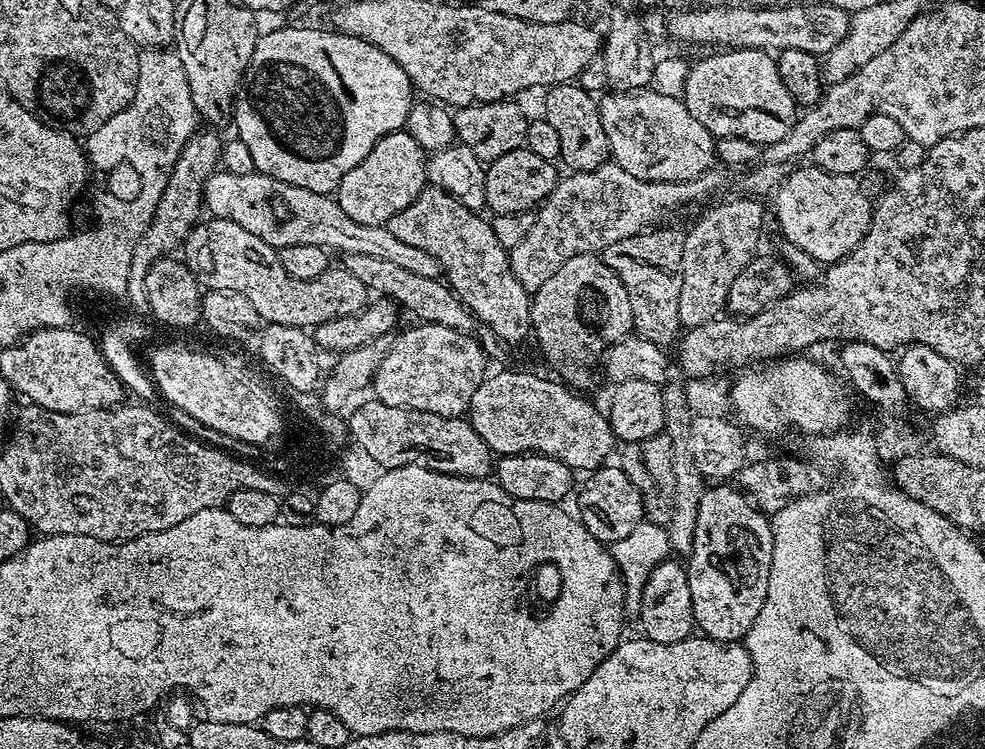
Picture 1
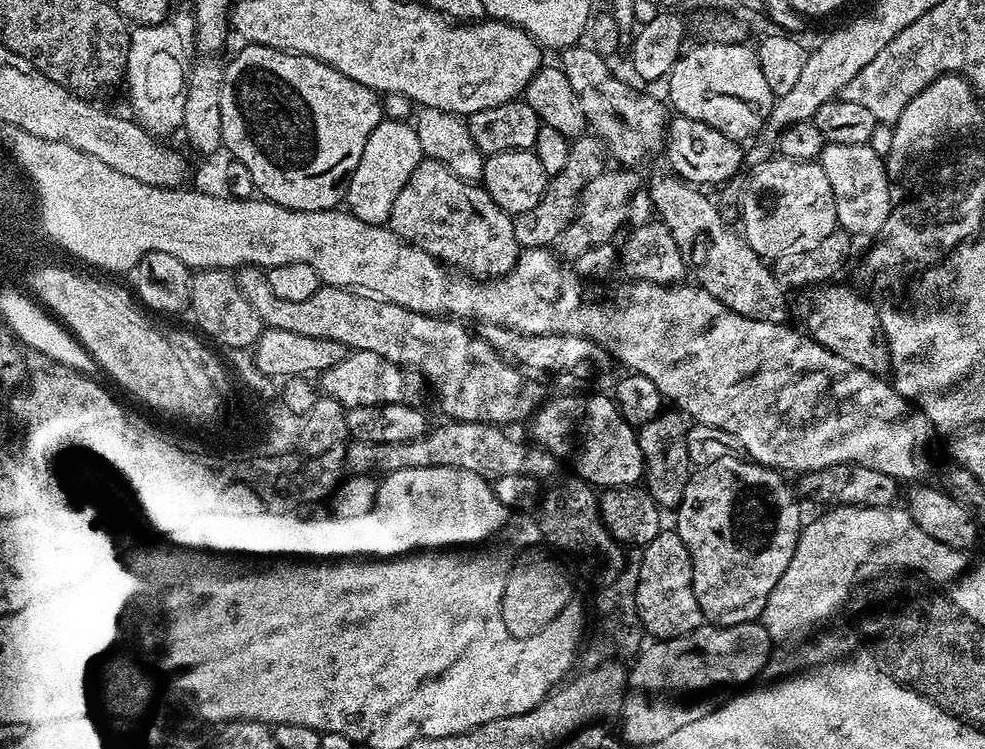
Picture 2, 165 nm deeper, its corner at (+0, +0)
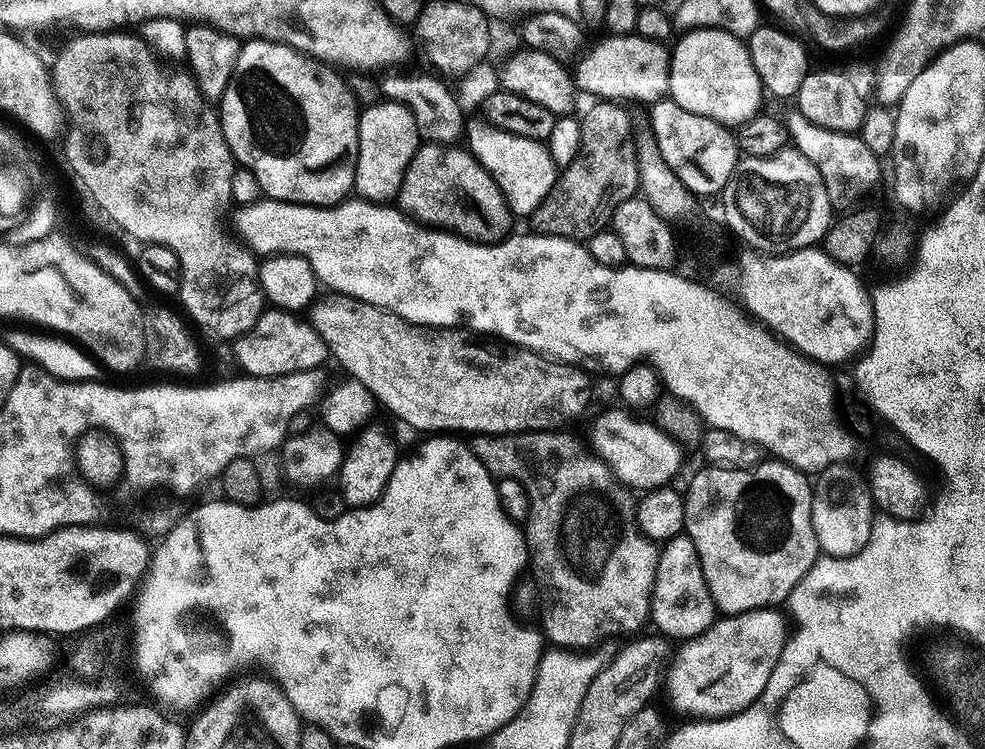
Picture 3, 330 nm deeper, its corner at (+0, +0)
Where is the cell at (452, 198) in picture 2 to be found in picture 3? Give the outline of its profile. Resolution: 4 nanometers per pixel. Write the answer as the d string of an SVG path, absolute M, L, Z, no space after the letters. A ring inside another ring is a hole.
M421 143L414 158L410 158L410 166L406 166L406 174L402 178L398 197L398 207L404 215L412 217L421 225L438 228L441 232L450 232L463 240L473 240L476 244L497 244L513 231L514 217L502 190L498 190L498 182L494 182L492 175L464 146Z

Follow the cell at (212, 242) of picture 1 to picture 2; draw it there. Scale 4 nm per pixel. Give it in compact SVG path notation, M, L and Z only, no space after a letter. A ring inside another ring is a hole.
M244 266L235 273L235 277L242 294L246 294L246 298L258 310L267 327L294 330L294 334L306 334L306 338L330 338L334 342L342 342L349 350L357 352L370 350L400 365L401 368L420 373L430 392L432 388L433 394L436 395L436 404L445 412L448 420L509 426L508 424L514 423L515 420L527 421L546 399L543 386L536 381L539 379L529 378L516 365L499 356L494 346L490 346L490 342L482 339L473 329L471 332L467 328L469 325L459 319L427 316L359 290L331 286L322 286L302 302L288 302L286 298L278 298L278 294L270 290L265 269Z

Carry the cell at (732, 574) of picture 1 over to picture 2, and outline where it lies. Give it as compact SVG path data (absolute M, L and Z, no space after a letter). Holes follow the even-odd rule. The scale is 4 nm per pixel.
M731 456L730 458L722 458L719 462L710 462L710 466L696 468L689 475L688 485L680 507L674 512L674 516L676 516L674 531L682 538L682 542L686 542L686 550L690 550L694 598L698 598L698 606L709 625L732 628L736 624L750 624L759 621L764 615L766 602L770 598L774 586L778 586L778 578L782 578L782 574L786 574L786 570L790 566L790 558L794 558L794 550L798 546L802 519L800 520L799 502L801 503L801 501L798 499L797 489L793 485L791 488L783 479L787 480L777 469L768 468L764 464L758 464L740 456Z

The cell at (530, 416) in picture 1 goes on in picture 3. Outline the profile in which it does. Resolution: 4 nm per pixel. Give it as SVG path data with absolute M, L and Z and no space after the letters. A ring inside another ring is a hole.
M623 411L604 412L597 418L590 439L596 454L611 466L612 472L623 484L633 490L651 490L671 485L684 460L680 453L683 452L681 445L671 440L651 419L635 420L631 411Z

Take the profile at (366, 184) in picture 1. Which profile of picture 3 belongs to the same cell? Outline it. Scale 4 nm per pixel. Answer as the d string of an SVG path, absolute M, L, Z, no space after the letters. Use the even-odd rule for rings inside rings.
M381 99L375 104L367 105L360 113L358 126L355 195L361 200L369 200L371 204L395 201L400 194L406 166L410 166L410 158L414 158L421 143L422 137L412 117L412 111L404 104Z

